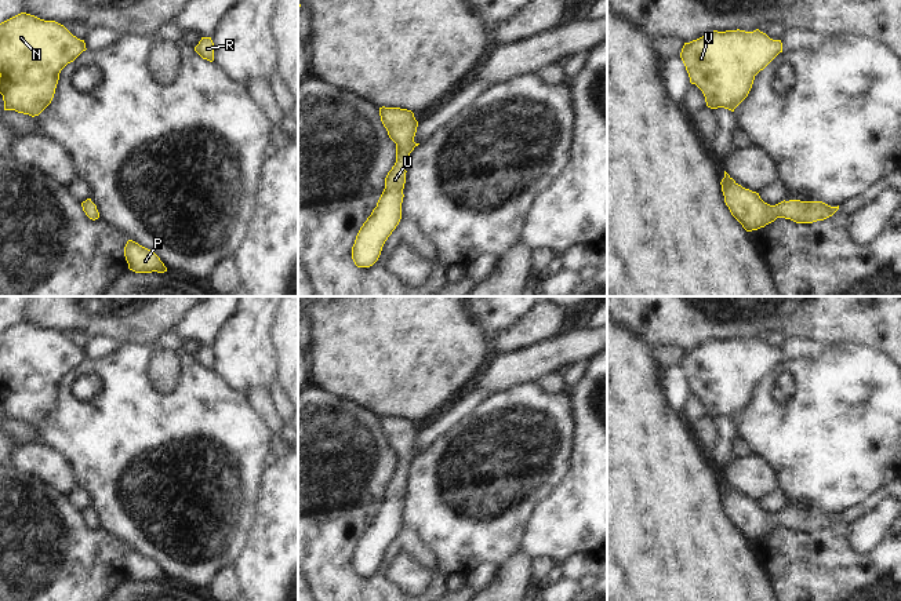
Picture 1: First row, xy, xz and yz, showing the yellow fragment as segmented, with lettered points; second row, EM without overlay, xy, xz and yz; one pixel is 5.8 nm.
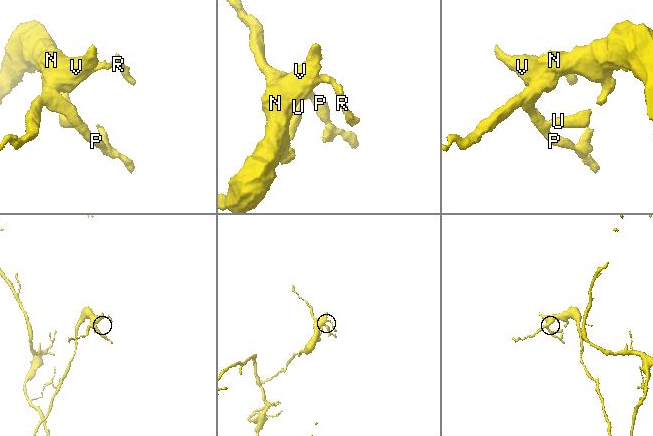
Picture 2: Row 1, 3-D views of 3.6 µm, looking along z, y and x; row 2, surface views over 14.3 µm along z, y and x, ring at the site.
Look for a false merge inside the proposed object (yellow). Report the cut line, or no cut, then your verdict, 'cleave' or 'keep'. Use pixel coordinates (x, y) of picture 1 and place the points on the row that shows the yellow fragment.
no cut | keep

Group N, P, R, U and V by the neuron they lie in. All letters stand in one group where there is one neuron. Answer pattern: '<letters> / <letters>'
N P R U V

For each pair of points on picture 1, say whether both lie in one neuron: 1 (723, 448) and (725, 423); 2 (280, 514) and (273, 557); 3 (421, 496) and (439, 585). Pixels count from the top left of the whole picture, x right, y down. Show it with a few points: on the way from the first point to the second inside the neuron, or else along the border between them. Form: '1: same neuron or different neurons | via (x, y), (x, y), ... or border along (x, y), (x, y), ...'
1: same neuron | via (725, 443), (725, 429)
2: same neuron | via (280, 525), (280, 546)
3: different neurons | border along (414, 530), (432, 554), (436, 568), (446, 576)

